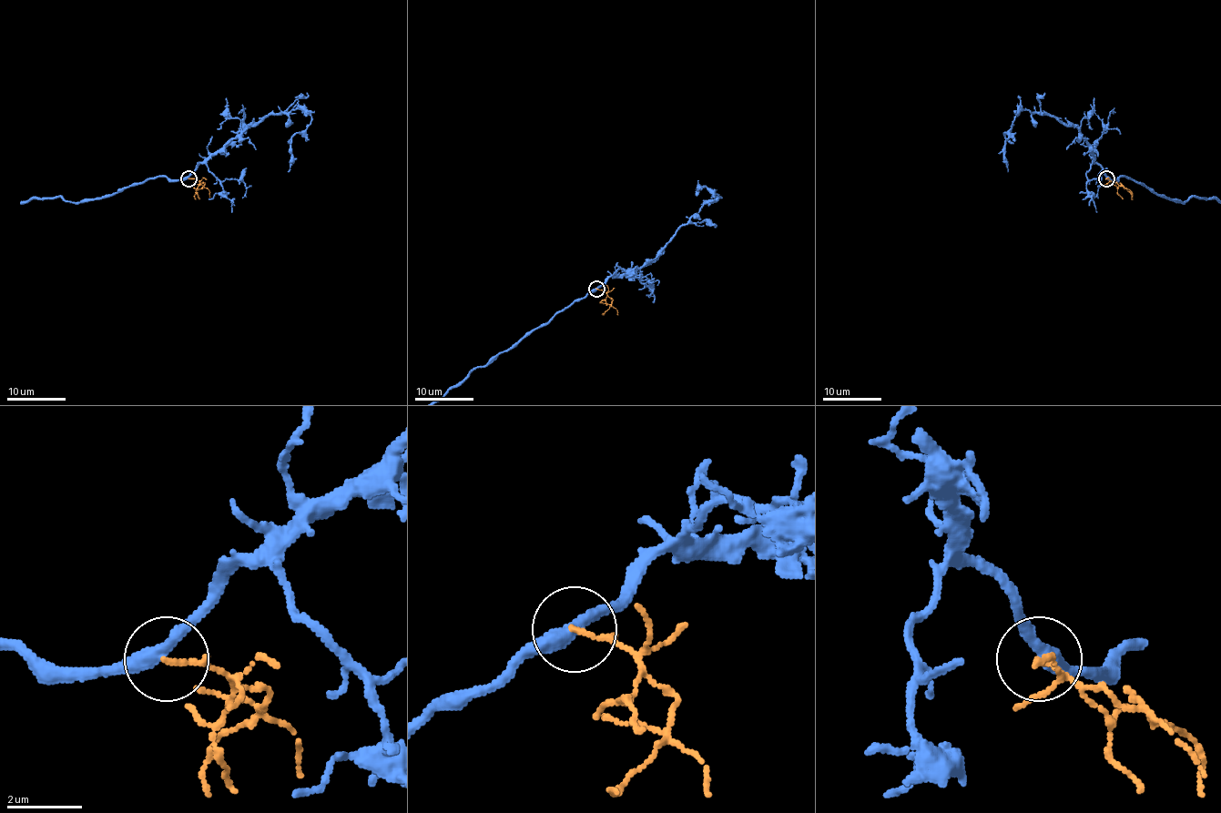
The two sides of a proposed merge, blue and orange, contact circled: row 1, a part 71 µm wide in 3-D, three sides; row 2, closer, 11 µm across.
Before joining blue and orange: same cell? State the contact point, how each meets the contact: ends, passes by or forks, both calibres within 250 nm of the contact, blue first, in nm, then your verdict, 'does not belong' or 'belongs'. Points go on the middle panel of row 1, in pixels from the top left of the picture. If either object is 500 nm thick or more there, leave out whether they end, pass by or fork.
place (596, 289); blue passes by; orange ends; calibres 360 and 120 nm; does not belong

